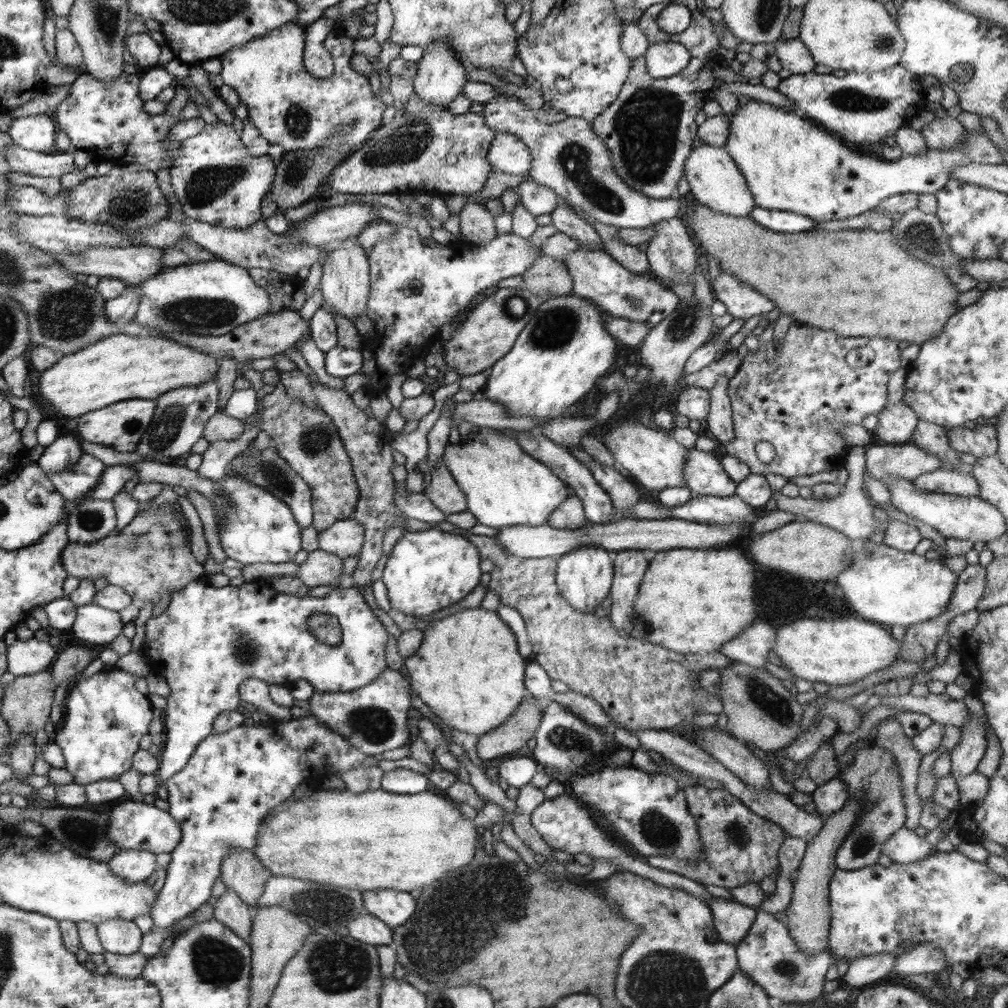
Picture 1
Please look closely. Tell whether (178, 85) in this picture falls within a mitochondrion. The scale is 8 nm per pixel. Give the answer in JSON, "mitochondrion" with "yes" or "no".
{"mitochondrion":"no"}

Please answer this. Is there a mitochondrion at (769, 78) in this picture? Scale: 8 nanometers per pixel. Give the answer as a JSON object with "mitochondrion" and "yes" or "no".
{"mitochondrion":"no"}

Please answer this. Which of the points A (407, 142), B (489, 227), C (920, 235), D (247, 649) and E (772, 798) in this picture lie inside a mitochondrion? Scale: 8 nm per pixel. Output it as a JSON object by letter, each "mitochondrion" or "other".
{"A":"mitochondrion","B":"other","C":"mitochondrion","D":"mitochondrion","E":"other"}

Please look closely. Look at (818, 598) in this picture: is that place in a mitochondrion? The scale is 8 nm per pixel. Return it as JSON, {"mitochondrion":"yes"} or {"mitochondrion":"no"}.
{"mitochondrion":"no"}

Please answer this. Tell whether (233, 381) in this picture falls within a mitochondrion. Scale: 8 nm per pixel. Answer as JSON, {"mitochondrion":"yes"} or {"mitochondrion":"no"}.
{"mitochondrion":"no"}

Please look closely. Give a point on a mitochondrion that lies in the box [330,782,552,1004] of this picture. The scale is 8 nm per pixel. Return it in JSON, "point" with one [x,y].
{"point":[473,908]}

